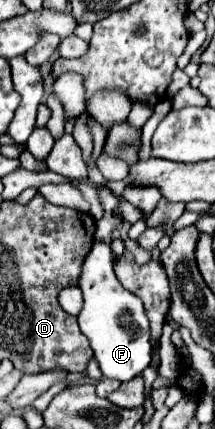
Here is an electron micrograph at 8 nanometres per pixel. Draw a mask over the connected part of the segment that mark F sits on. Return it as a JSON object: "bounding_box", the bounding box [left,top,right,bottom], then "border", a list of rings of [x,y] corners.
{"bounding_box":[78,241,152,381],"border":[[[94,241],[92,251],[84,261],[80,289],[84,293],[84,307],[78,315],[78,325],[88,337],[90,347],[94,351],[94,359],[98,361],[104,377],[118,381],[130,381],[138,377],[150,365],[152,359],[148,319],[144,315],[142,301],[134,293],[126,291],[116,279],[112,269],[112,249],[108,243]]]}

